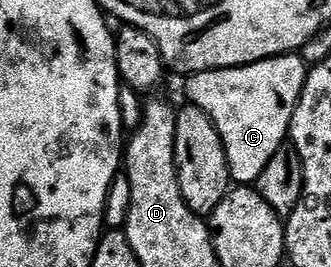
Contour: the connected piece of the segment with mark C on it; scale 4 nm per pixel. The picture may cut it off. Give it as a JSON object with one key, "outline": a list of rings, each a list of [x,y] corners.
{"outline":[[[300,55],[273,56],[269,60],[260,60],[254,64],[244,64],[241,68],[216,68],[206,72],[194,72],[188,77],[185,92],[188,103],[194,104],[219,130],[219,138],[225,147],[229,163],[229,178],[237,186],[256,185],[259,174],[271,158],[290,139],[289,127],[293,125],[293,115],[305,85],[307,66]]]}

